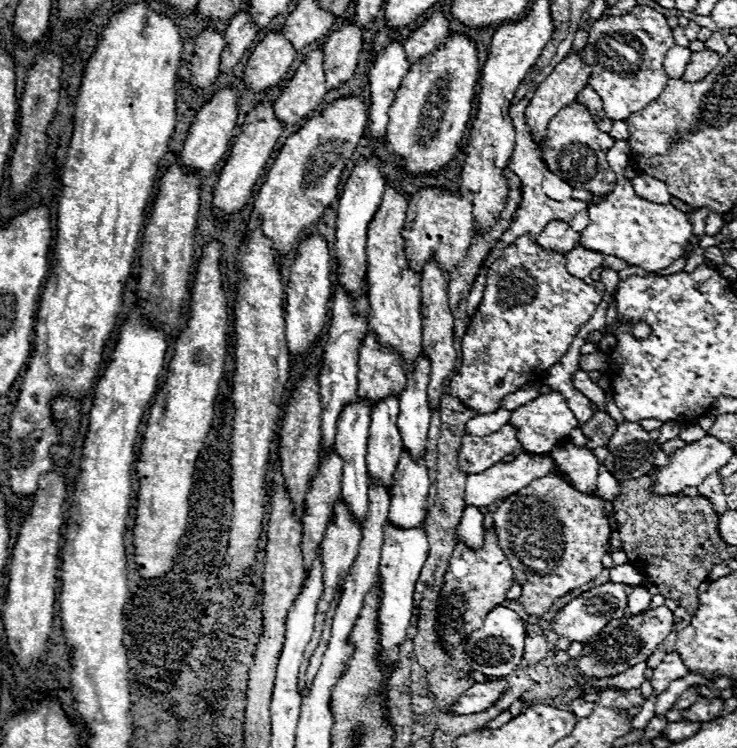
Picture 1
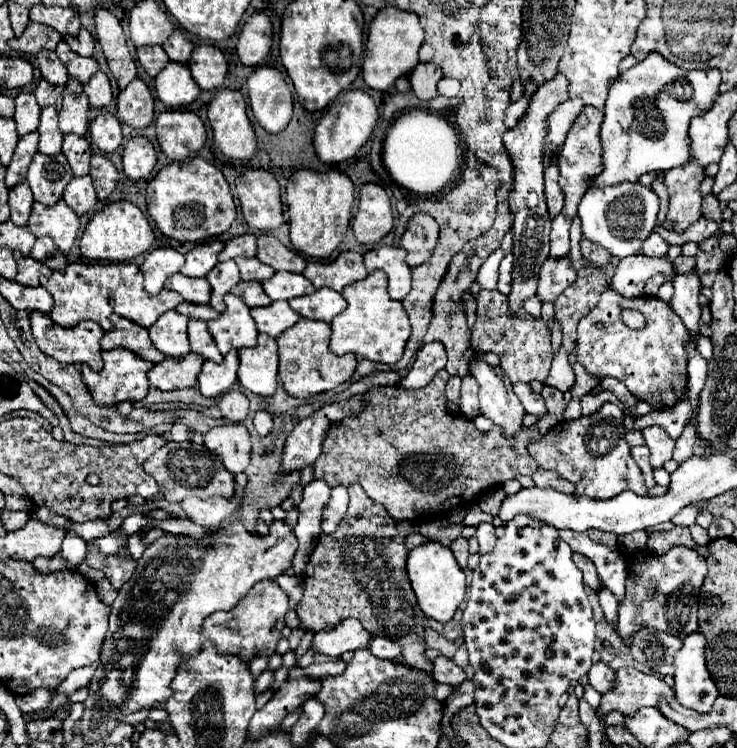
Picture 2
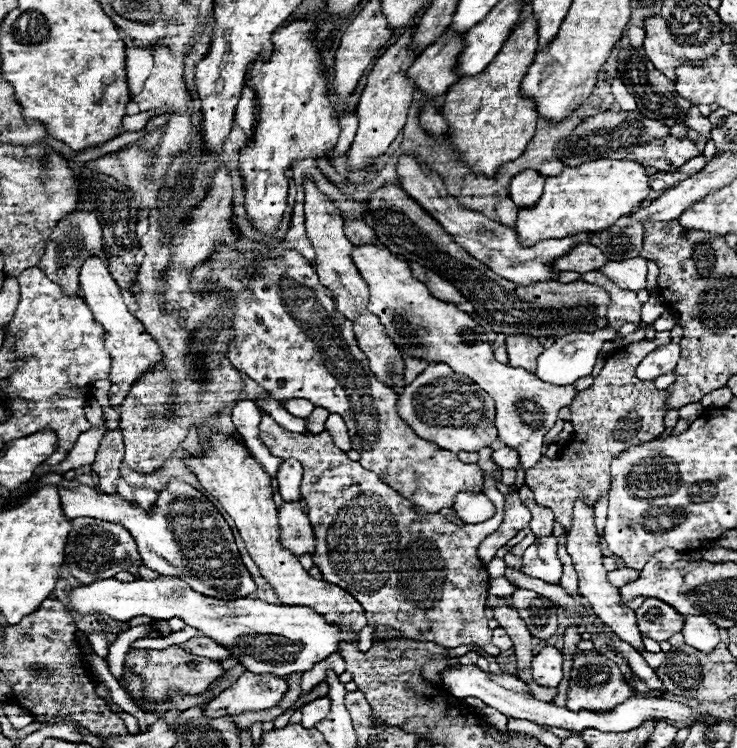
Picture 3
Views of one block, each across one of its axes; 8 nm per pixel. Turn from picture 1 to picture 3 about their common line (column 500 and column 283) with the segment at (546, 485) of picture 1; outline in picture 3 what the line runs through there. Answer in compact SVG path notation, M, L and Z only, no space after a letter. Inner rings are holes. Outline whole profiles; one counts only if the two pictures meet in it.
M284 502L278 506L278 528L282 548L290 550L296 558L304 554L314 556L314 528L300 502Z

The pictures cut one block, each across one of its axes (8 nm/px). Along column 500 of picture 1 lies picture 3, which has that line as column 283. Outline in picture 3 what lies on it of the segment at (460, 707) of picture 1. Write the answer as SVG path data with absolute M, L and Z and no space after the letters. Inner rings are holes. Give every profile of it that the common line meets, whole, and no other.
M244 672L234 684L232 688L224 690L220 696L216 696L212 702L208 702L206 706L194 706L182 712L182 716L176 718L176 724L186 724L186 722L194 722L198 718L220 718L220 716L236 716L242 712L250 712L250 710L264 710L264 708L272 708L276 706L282 696L286 694L288 684L284 678L280 676L272 676L272 674L252 674L252 672Z

